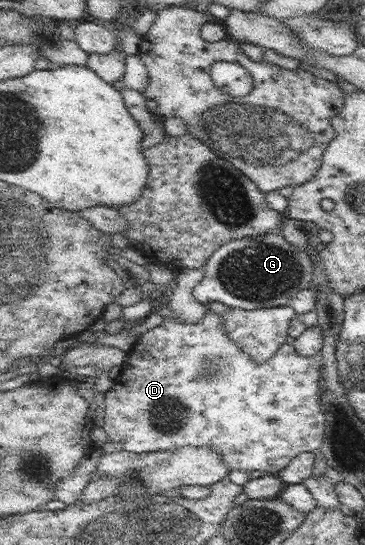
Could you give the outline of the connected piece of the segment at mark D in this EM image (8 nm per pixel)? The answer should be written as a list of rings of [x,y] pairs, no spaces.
[[[213,310],[199,323],[185,323],[180,317],[172,314],[165,318],[163,323],[156,328],[145,332],[133,346],[128,362],[123,366],[122,372],[116,379],[116,385],[106,394],[106,416],[104,429],[109,439],[124,445],[124,449],[134,453],[152,453],[153,451],[175,451],[181,447],[195,445],[197,447],[216,447],[221,454],[225,454],[225,462],[231,470],[252,471],[271,474],[280,474],[285,467],[293,464],[297,456],[306,452],[321,451],[328,431],[328,417],[324,412],[322,395],[324,394],[324,353],[321,351],[314,356],[304,356],[295,344],[285,344],[278,354],[267,363],[260,363],[248,350],[239,345],[228,333],[224,326],[224,316]]]

